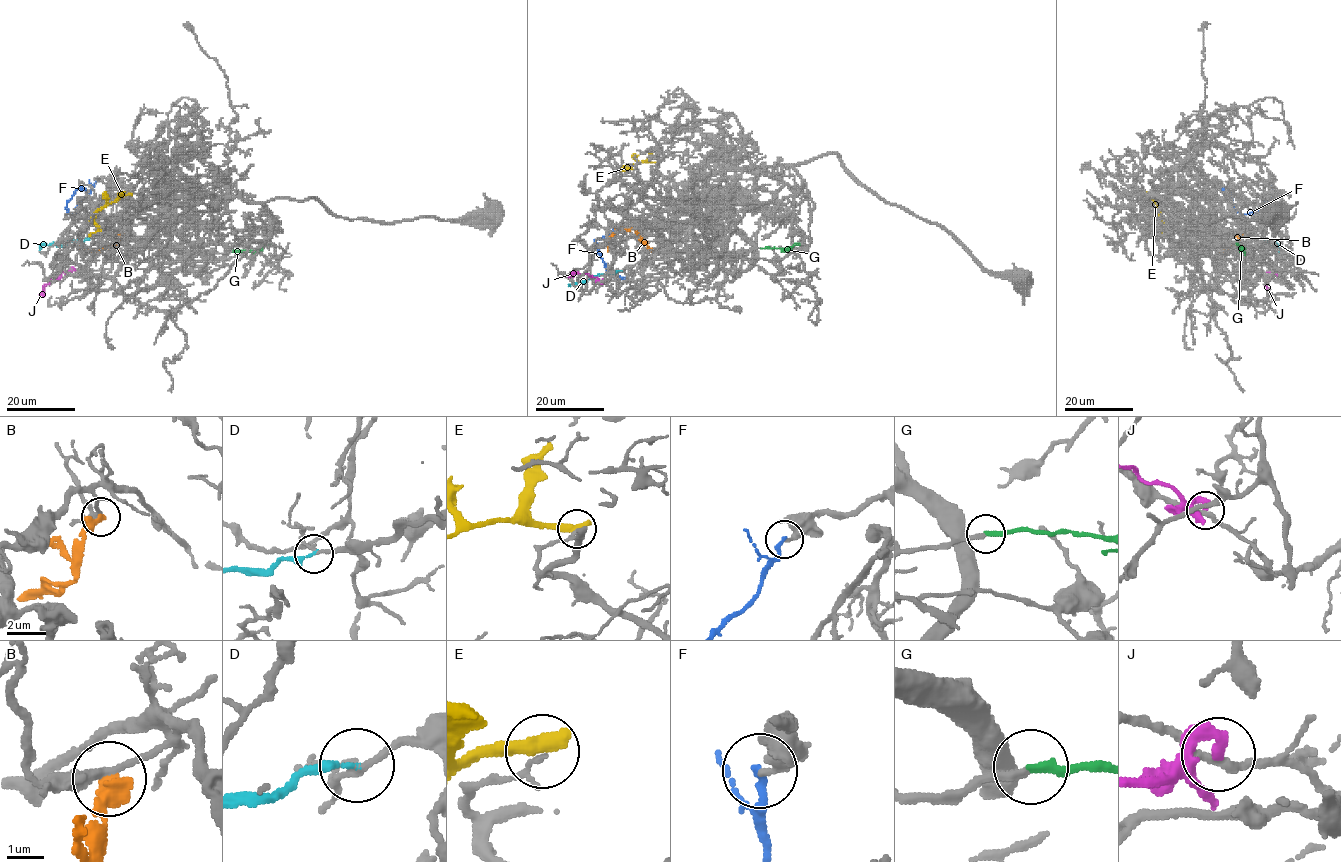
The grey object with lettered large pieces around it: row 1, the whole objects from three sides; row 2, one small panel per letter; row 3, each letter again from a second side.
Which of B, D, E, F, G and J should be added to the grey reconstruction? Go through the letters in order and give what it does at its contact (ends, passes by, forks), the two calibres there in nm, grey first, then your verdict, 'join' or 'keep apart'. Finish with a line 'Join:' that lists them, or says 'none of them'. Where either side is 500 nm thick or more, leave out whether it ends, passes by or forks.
B: it ends there; 240 nm thick on the grey side, 480 nm on the other; keep apart
D: it ends there; 170 nm thick on the grey side, 190 nm on the other; join
E: 90 nm thick on the grey side, 500 nm on the other; keep apart
F: it ends there; 220 nm thick on the grey side, 200 nm on the other; keep apart
G: it ends there; 220 nm thick on the grey side, 240 nm on the other; join
J: it ends there; 240 nm thick on the grey side, 320 nm on the other; keep apart
Join: D, G

